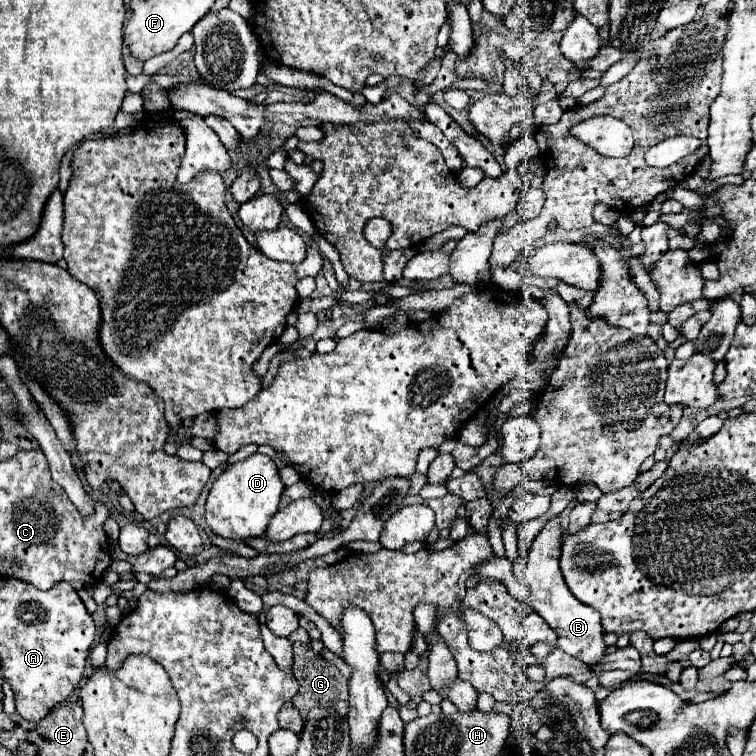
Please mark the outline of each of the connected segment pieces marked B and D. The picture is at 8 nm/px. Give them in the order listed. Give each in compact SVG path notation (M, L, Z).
M552 517L544 525L544 529L536 537L536 541L532 543L528 557L526 557L526 565L520 571L520 577L516 578L528 583L528 587L530 587L528 605L540 617L544 617L544 621L556 631L558 647L562 651L570 653L572 657L580 659L582 663L594 665L594 663L602 661L606 655L606 643L604 643L604 631L600 625L600 613L596 613L596 609L592 609L590 605L576 601L576 597L572 597L570 589L566 587L564 577L560 573L560 565L558 565L560 545L562 545L562 531L558 525L558 517Z
M254 453L240 463L228 465L214 481L206 501L208 527L220 537L228 537L236 541L264 535L270 519L278 511L284 487L286 485L280 479L276 463L260 453Z

